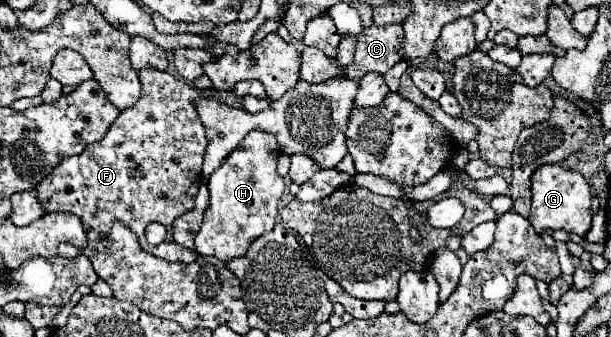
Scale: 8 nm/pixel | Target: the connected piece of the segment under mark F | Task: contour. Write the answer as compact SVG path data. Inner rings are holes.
M142 69L138 71L138 79L142 83L140 99L118 115L118 121L114 121L114 125L108 129L102 141L88 145L84 153L78 157L66 157L66 161L62 161L62 165L58 165L58 169L54 169L54 173L38 185L36 195L46 213L62 211L78 215L86 229L88 241L98 241L106 237L110 225L118 219L130 225L130 229L138 235L144 251L158 255L164 261L192 263L196 259L196 253L174 243L170 229L176 217L184 215L194 207L194 199L198 195L198 183L202 175L202 161L206 149L204 127L198 113L194 111L194 99L200 97L200 91L186 85L182 79L176 79L170 73L158 73L158 69ZM152 221L162 223L167 230L166 239L156 246L150 245L144 237L146 225Z

